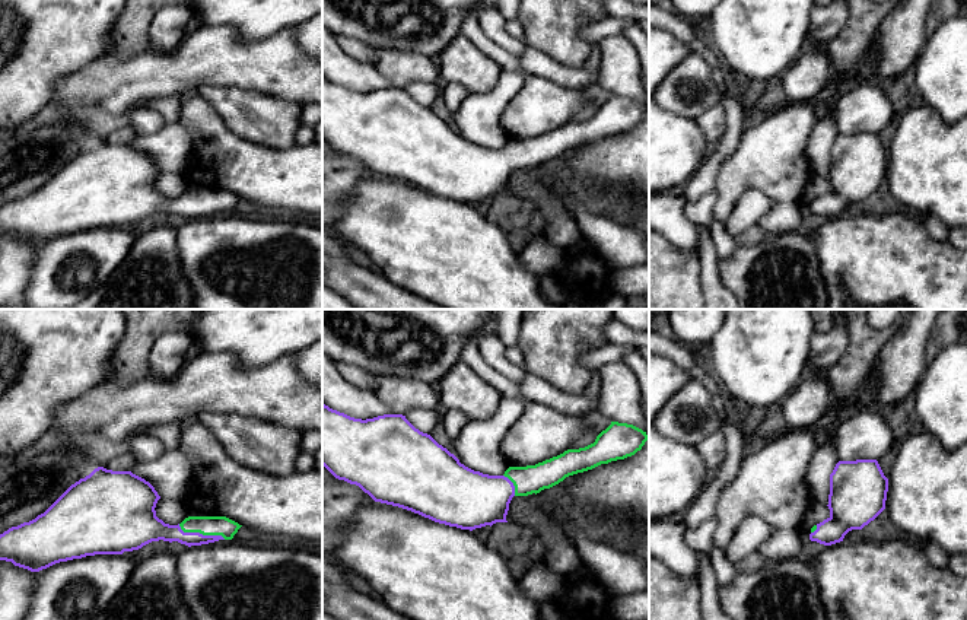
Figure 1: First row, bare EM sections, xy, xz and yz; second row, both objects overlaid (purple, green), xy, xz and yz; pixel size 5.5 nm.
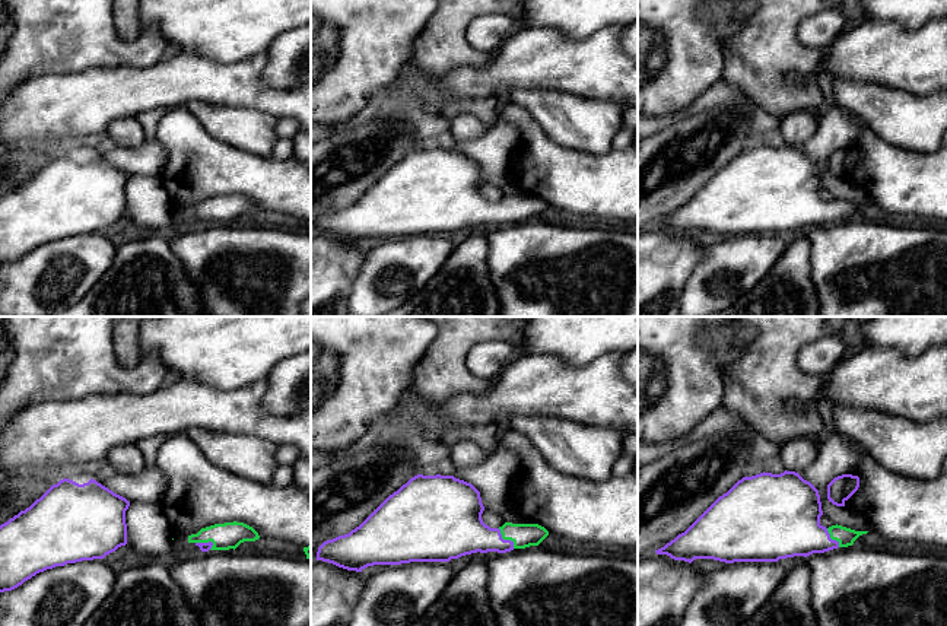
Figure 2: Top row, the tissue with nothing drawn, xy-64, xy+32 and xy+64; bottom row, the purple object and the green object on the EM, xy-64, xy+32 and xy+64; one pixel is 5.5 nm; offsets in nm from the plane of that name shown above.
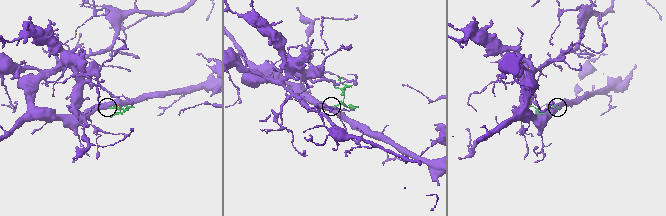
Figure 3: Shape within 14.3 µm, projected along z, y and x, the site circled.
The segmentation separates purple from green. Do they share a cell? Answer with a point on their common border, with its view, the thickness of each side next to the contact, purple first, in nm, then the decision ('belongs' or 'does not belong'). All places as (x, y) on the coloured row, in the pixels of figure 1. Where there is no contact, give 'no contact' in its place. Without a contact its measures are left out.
meets purple in xy at (202, 534); 120 nm thick on the purple side, 110 nm on the other; belongs

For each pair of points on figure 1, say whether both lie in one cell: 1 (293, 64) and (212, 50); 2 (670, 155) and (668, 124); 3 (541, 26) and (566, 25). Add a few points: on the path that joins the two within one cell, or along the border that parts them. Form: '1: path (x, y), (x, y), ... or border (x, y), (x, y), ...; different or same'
1: path (273, 64), (241, 64), (232, 62); same
2: path (668, 148), (668, 132); same
3: path (547, 26), (560, 25); same

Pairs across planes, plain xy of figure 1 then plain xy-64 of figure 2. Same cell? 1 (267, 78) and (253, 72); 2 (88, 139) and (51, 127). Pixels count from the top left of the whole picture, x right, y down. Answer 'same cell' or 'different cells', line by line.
1: same cell
2: different cells

